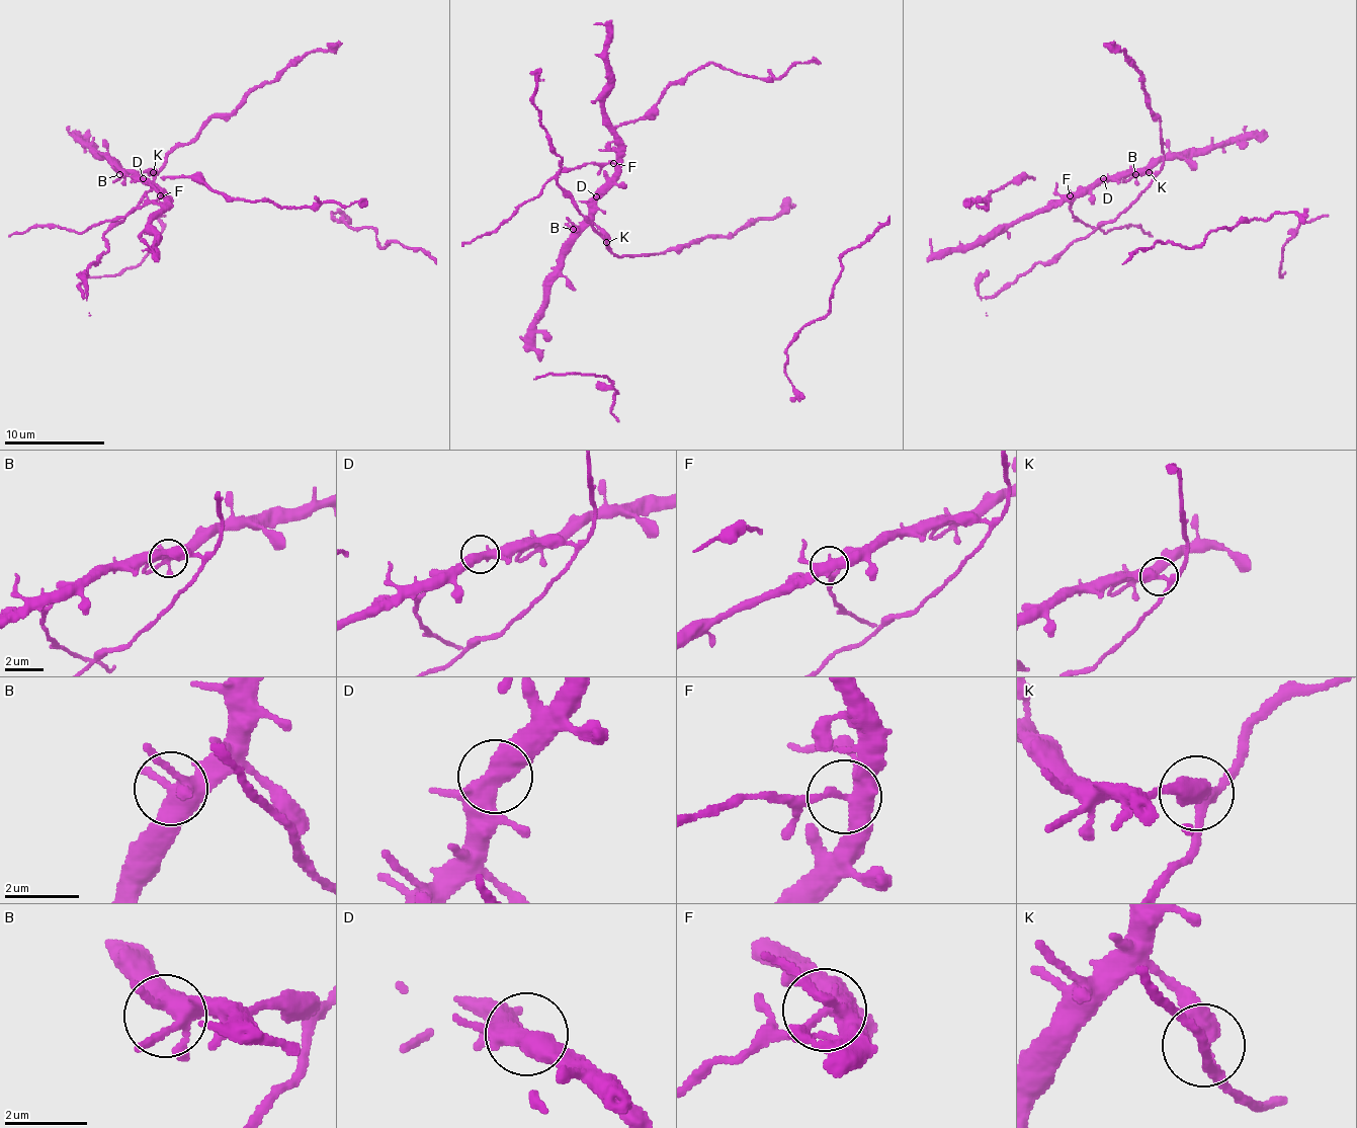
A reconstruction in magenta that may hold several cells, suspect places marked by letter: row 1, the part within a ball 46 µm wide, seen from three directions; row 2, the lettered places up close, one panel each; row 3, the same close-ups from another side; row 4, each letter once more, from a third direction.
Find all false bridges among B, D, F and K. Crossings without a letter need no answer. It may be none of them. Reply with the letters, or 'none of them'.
F, K

